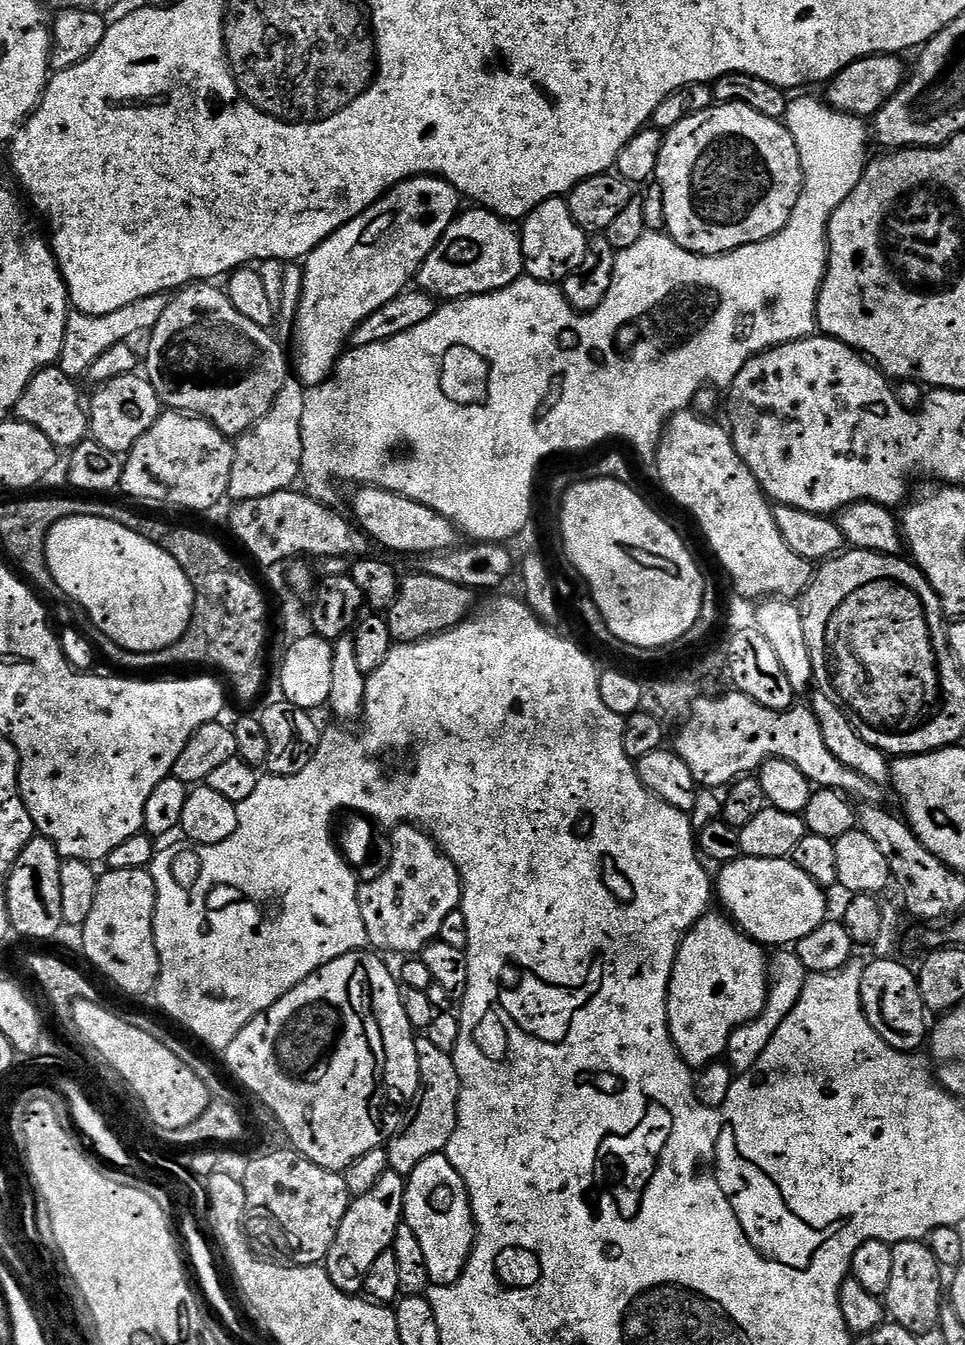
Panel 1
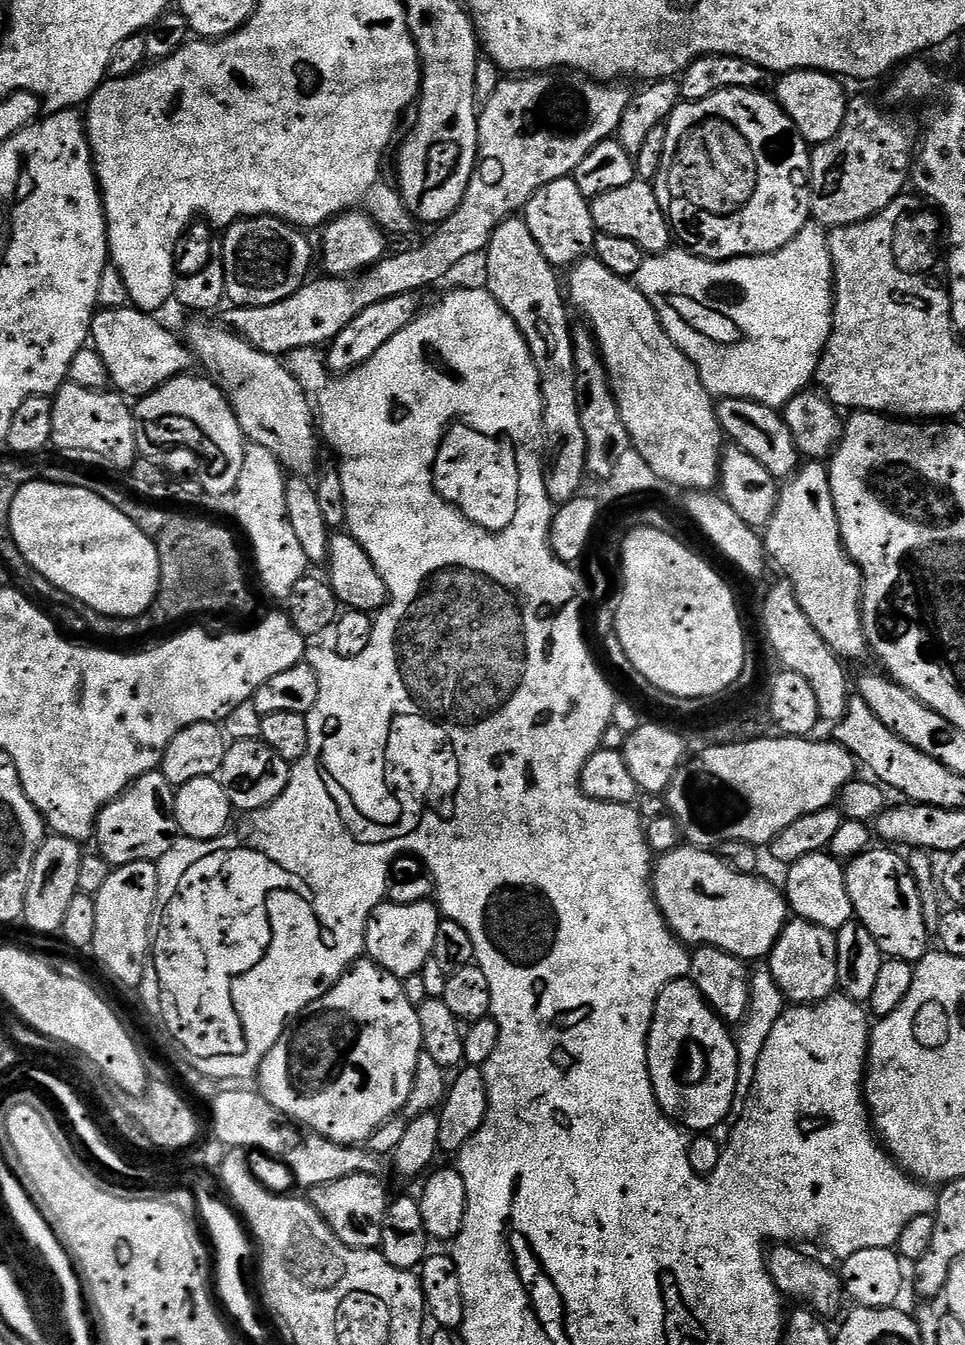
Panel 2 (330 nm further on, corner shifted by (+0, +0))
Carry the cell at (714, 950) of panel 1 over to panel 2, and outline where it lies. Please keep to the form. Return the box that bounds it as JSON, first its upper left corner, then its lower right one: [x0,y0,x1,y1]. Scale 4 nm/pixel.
[648,978,739,1134]

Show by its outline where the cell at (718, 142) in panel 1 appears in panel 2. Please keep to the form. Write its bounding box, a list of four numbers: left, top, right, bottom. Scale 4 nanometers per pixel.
[654,88,812,260]

